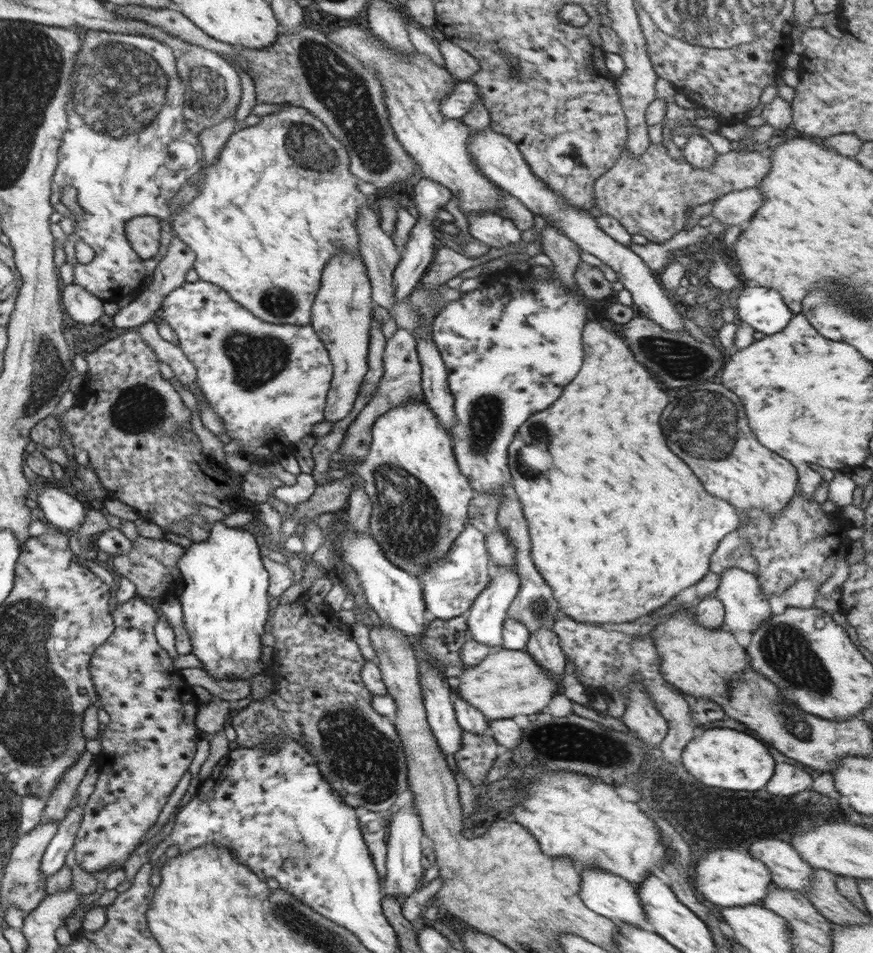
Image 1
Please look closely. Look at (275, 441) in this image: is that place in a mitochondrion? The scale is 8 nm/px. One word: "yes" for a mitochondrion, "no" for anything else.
no

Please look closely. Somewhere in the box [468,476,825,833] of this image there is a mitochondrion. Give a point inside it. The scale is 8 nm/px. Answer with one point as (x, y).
(795, 722)

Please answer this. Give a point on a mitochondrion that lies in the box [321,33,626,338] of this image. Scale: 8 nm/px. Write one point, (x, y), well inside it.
(504, 54)

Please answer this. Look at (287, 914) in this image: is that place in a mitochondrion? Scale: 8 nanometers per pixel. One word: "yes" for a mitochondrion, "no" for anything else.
yes

